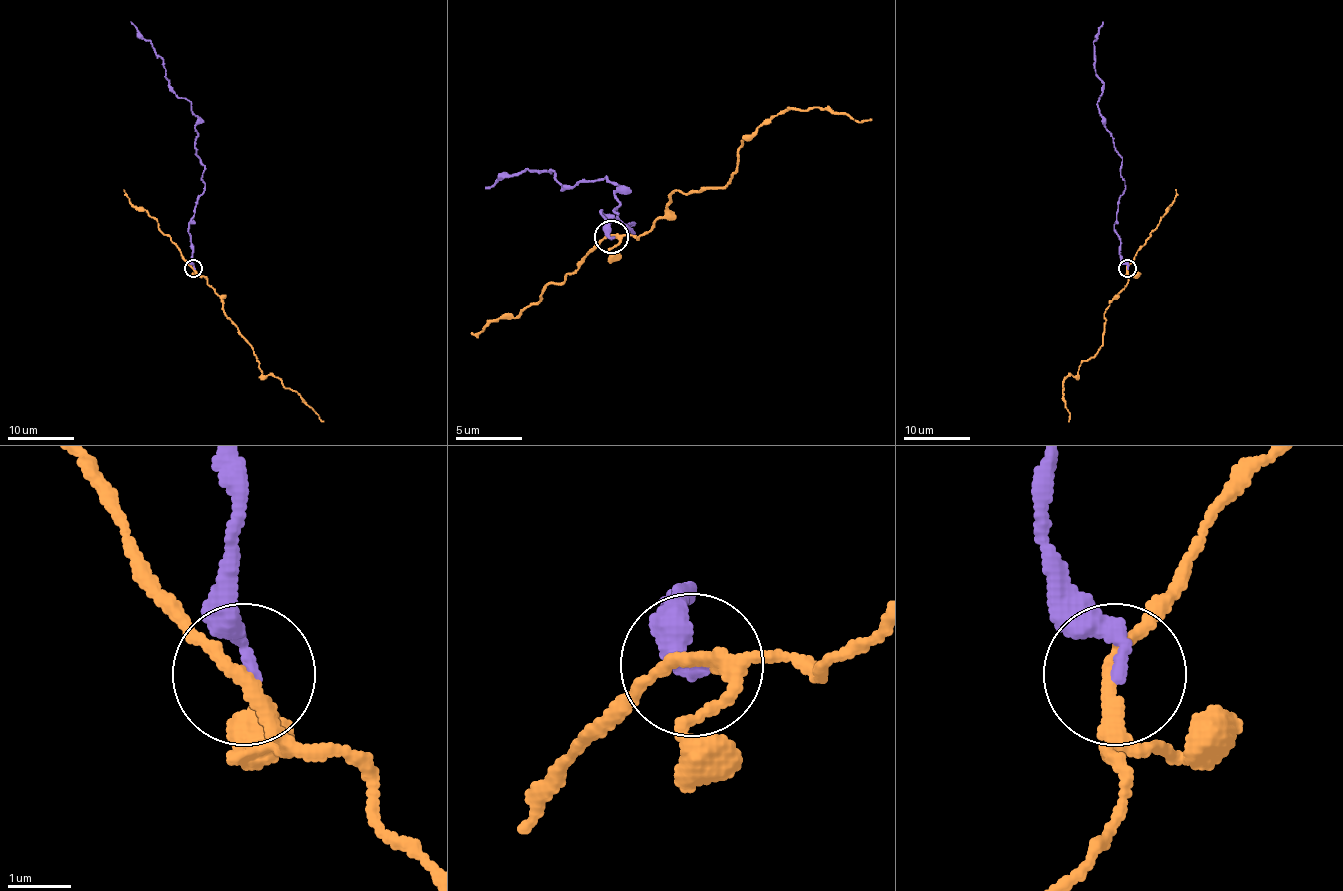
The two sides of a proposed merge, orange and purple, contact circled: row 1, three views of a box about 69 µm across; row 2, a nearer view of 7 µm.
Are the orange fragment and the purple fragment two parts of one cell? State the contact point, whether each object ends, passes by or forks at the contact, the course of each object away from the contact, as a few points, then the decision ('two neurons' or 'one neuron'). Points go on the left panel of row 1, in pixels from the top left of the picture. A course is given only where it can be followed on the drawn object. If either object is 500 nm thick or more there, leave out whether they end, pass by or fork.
at (193, 268); orange passes by; purple ends there; orange runs (193, 268), (221, 299), (226, 314), (259, 362), (261, 372), (281, 380), (324, 422); purple runs (193, 268), (188, 231), (204, 190), (204, 165), (194, 141), (198, 117), (170, 85), (151, 43), (130, 22); two neurons

